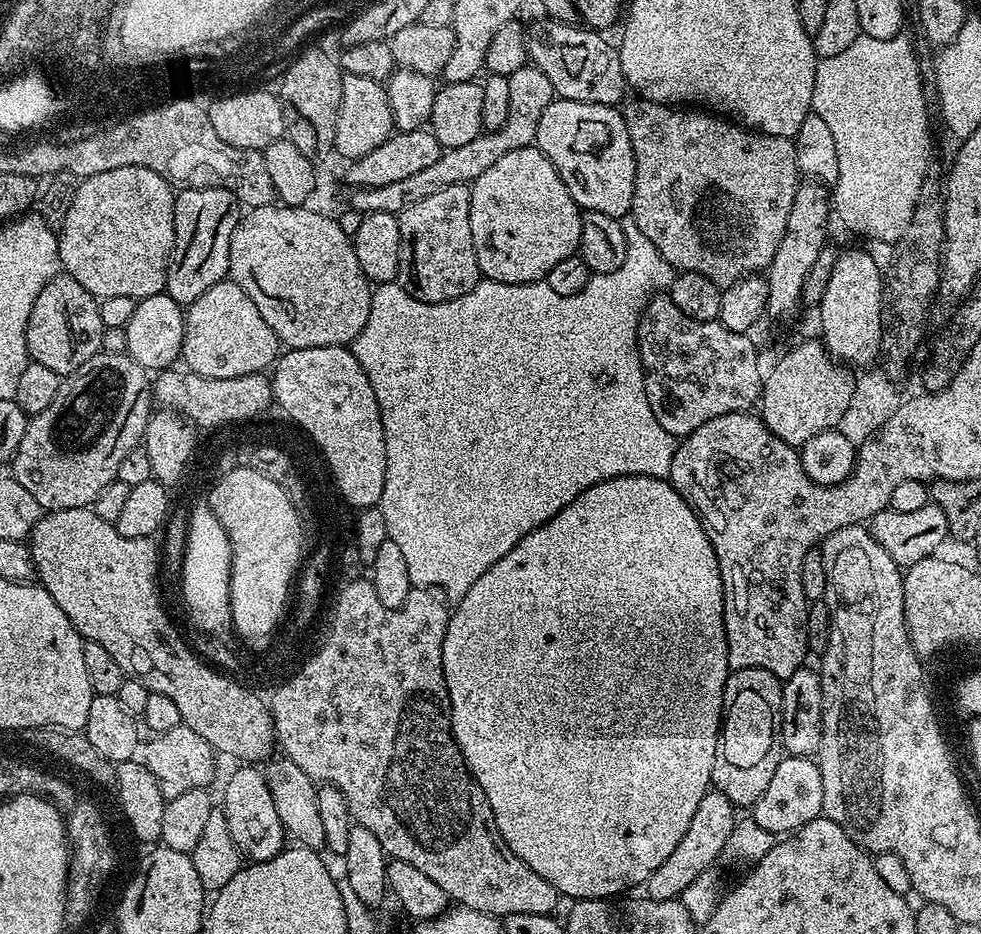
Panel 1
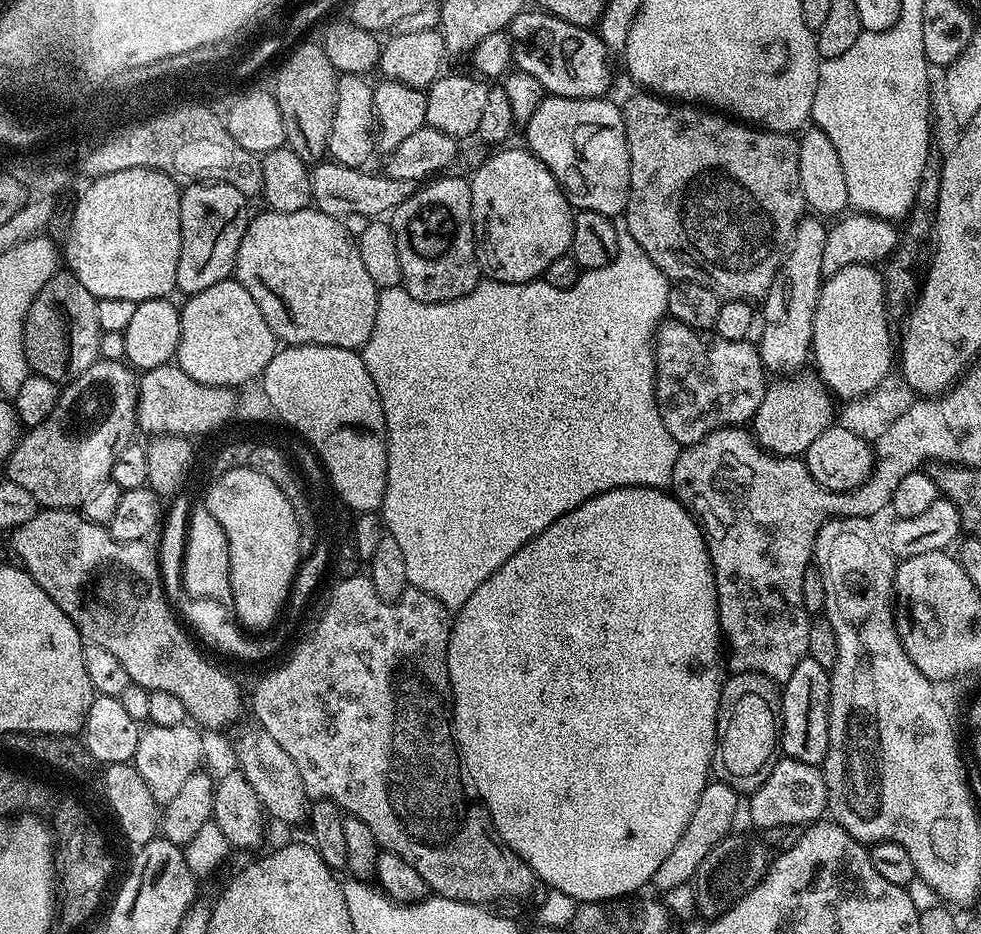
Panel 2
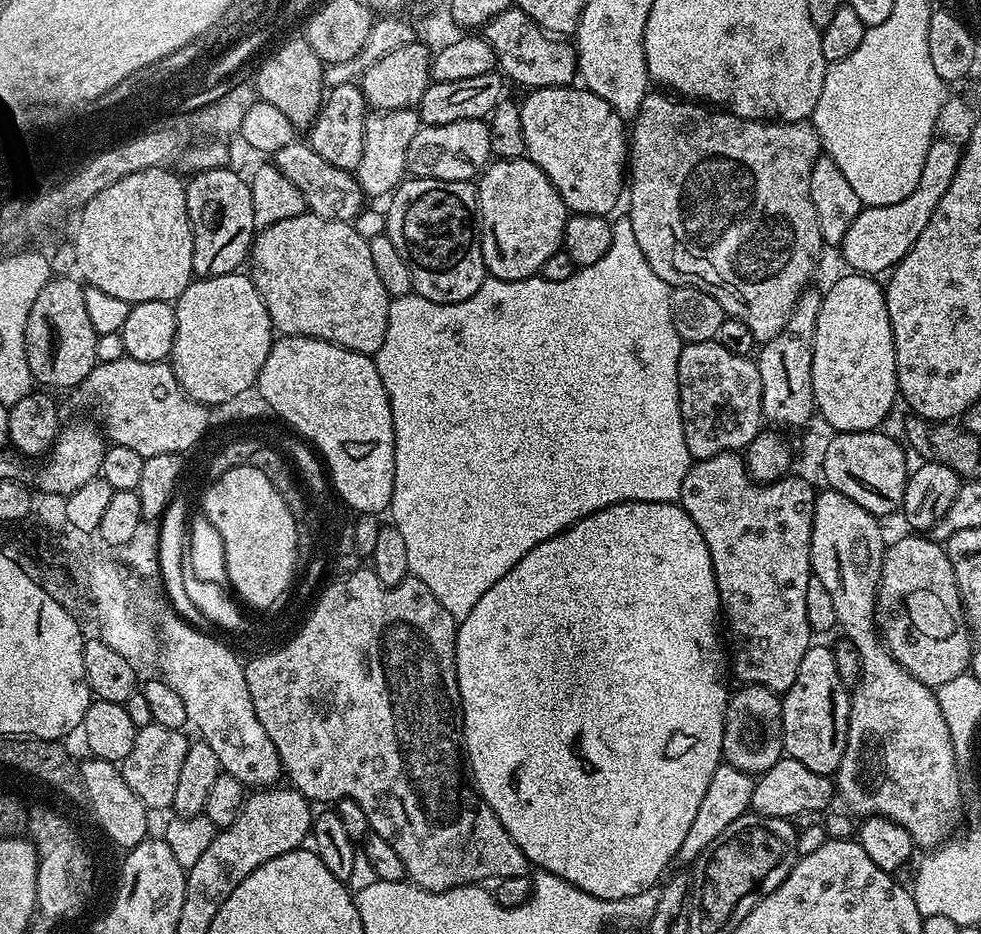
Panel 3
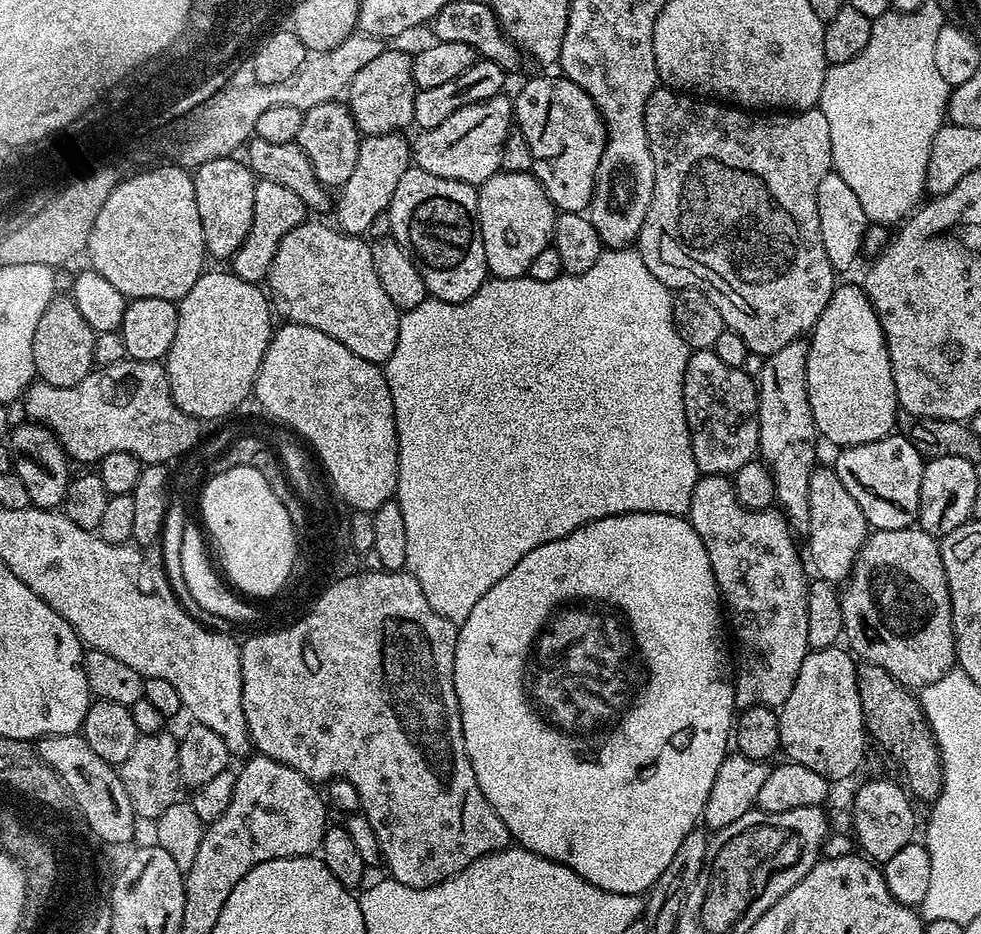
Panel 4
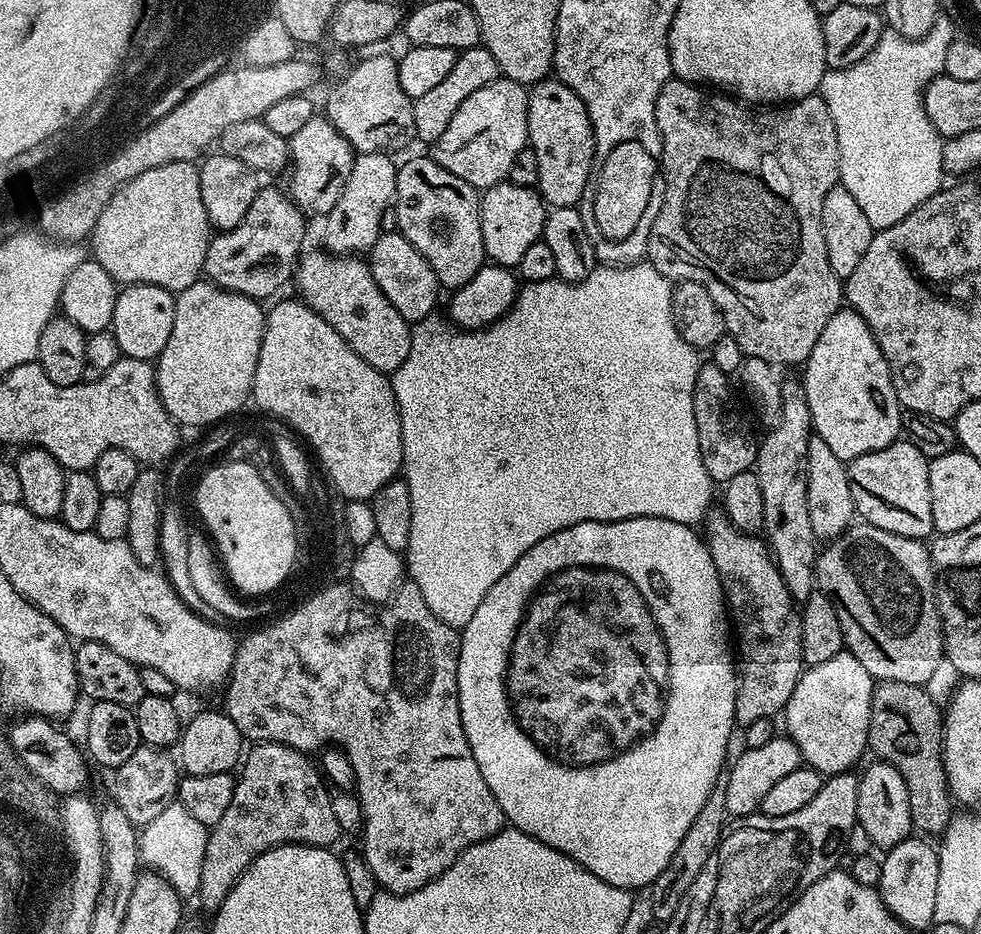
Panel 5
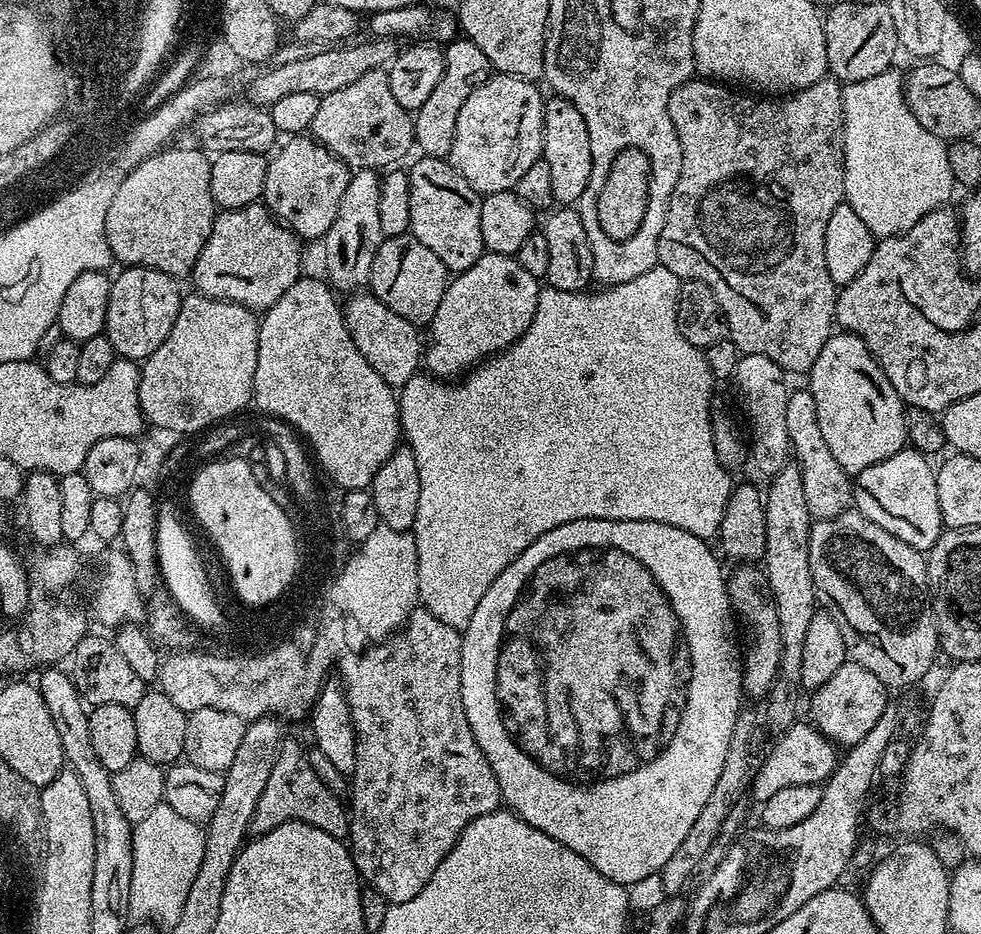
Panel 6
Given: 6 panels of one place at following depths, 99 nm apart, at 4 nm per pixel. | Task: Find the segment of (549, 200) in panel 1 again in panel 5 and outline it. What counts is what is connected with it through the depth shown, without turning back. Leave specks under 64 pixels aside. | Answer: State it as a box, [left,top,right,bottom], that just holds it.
[480,183,546,268]

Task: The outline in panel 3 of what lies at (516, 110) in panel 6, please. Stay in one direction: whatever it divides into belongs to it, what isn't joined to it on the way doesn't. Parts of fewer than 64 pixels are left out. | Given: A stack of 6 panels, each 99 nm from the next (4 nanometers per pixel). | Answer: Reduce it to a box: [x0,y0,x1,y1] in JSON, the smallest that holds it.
[406,120,493,181]

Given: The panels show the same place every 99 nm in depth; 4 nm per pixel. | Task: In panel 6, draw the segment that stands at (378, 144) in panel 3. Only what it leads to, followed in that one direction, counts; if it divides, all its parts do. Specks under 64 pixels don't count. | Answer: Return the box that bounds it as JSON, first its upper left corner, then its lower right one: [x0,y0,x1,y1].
[322,168,386,290]

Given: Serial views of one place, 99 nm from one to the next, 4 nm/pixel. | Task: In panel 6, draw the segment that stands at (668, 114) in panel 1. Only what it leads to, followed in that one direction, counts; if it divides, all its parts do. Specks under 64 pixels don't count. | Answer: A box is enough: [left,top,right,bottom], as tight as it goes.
[658,78,845,374]

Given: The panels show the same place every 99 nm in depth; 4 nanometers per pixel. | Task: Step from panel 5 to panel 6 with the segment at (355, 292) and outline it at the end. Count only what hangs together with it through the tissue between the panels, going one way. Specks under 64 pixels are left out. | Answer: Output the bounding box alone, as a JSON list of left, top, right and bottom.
[343,290,422,390]

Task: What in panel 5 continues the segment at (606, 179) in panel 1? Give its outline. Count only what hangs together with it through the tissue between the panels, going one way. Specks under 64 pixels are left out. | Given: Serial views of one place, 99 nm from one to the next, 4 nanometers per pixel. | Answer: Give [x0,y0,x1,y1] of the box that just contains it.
[528,78,596,208]

